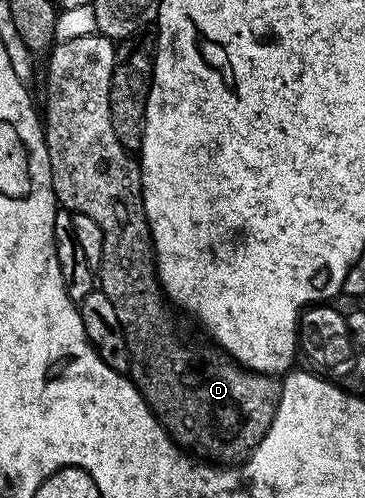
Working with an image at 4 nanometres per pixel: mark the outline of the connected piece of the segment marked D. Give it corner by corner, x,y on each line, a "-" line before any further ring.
95,34
88,37
72,38
70,41
55,43
48,52
50,61
46,64
46,112
44,108
44,131
46,133
46,145
48,146
48,158
50,159
50,173
52,174
52,186
54,196
63,209
71,213
79,212
88,214
96,226
100,226
102,235
102,264
96,269
97,279
100,281
100,290
116,306
116,318
122,327
122,333
126,339
126,356
130,360
128,375
130,381
136,386
136,390
144,398
144,402
152,410
152,414
162,423
179,448
193,454
199,461
209,462
215,466
234,466
249,456
250,451
260,443
262,436
270,429
272,418
278,409
278,395
282,392
281,383
275,377
268,376
264,372
254,372
250,368
243,368
227,356
221,348
213,343
194,344
182,333
178,320
173,316
171,305
168,303
162,285
156,275
156,261
154,259
154,240
150,236
148,218
144,210
144,198
142,197
142,165
137,159
130,160
131,153
116,138
116,130
112,130
112,114
110,113
110,83
114,73
114,61
116,59
116,44
111,37

